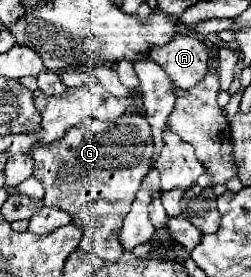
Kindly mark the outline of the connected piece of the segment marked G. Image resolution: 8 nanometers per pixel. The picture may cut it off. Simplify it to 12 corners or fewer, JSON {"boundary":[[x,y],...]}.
{"boundary":[[144,115],[36,143],[44,205],[78,247],[126,251],[124,217],[156,147]]}

